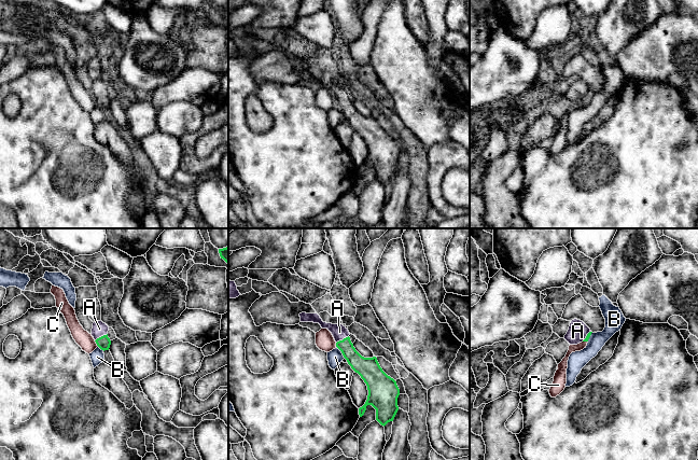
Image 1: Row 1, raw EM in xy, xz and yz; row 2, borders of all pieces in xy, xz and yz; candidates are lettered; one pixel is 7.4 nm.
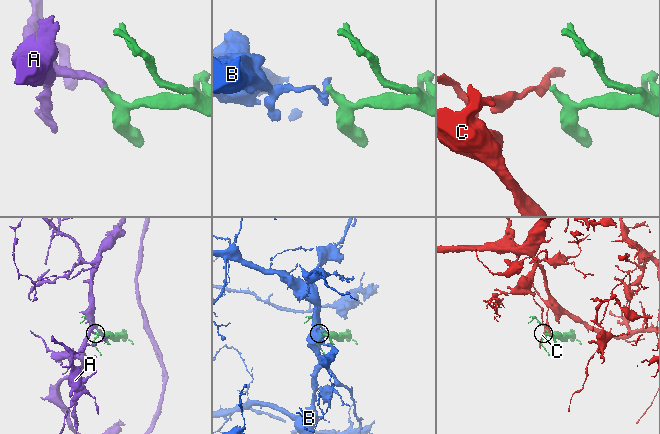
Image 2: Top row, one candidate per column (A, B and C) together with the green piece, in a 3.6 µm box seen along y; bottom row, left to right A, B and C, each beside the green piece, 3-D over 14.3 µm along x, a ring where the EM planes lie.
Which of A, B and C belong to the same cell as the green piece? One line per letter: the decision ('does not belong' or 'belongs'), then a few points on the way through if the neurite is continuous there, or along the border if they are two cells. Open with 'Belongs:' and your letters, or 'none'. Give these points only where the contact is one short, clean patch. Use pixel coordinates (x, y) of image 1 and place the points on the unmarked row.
Belongs: A
A: belongs | across xy (103, 101), (101, 95), (99, 87)
B: does not belong | along xz (336, 105), (345, 116)
C: does not belong | along xy (94, 99), (98, 105)

